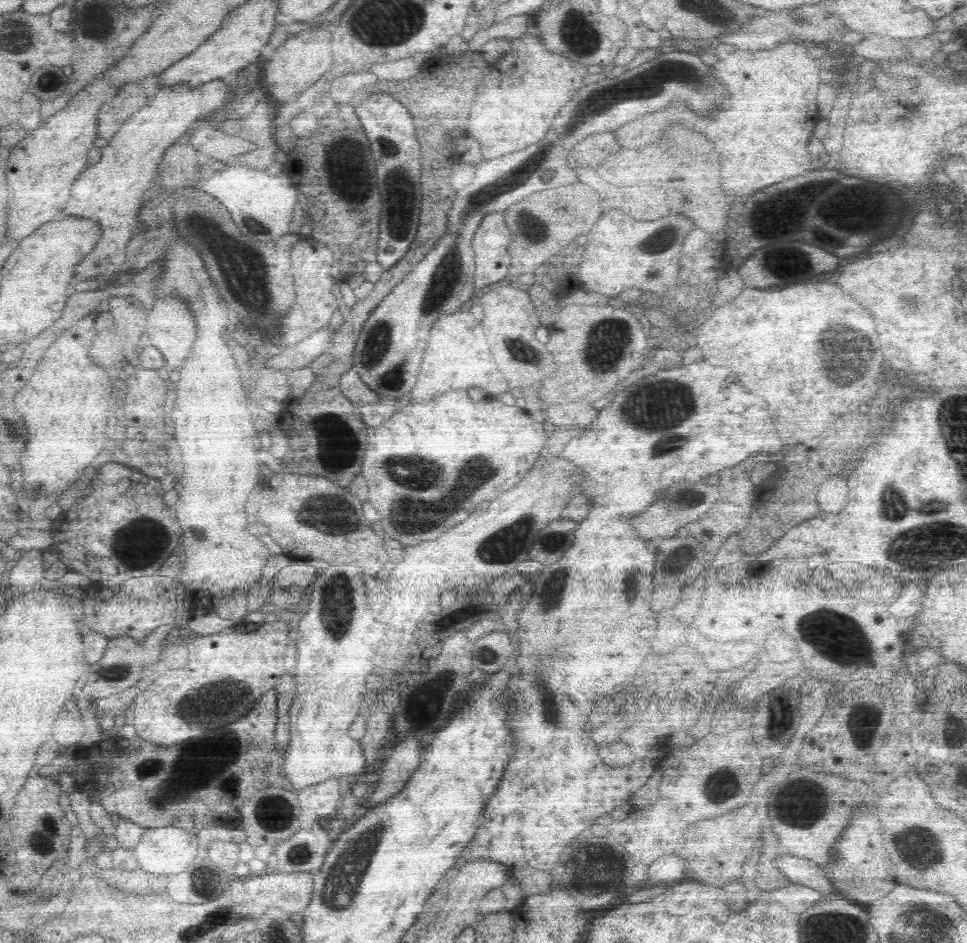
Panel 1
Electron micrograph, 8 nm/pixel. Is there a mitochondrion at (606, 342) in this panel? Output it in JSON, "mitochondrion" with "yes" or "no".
{"mitochondrion":"yes"}

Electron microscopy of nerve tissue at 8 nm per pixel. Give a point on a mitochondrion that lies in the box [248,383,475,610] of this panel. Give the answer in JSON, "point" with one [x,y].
{"point":[336,510]}

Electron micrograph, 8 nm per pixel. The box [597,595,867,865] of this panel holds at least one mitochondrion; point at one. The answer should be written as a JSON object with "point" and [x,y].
{"point":[800,803]}

